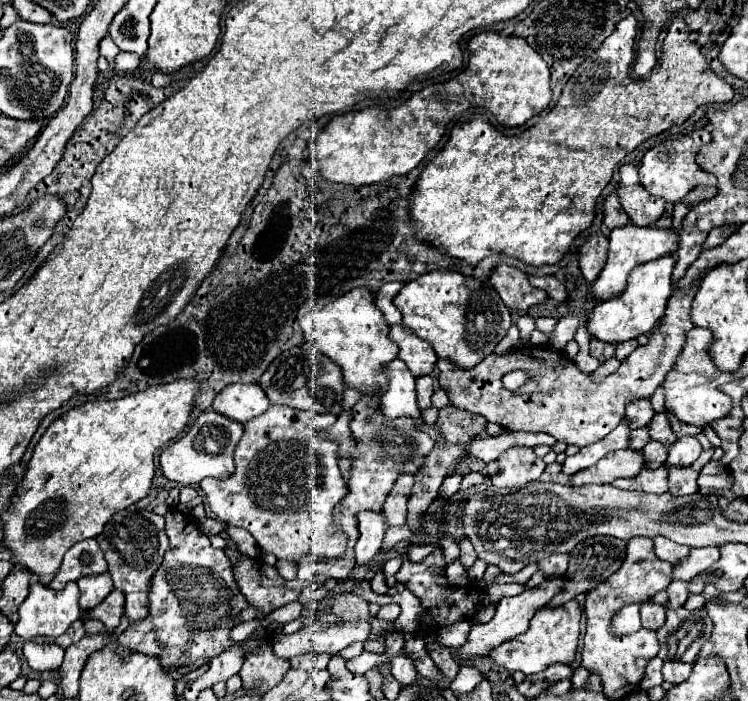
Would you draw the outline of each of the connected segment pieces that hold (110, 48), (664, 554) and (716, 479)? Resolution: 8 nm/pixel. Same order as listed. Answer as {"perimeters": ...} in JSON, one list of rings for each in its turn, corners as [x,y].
{"perimeters":[[[[105,35],[105,37],[101,39],[99,51],[101,51],[101,55],[105,55],[105,57],[109,59],[109,71],[113,71],[113,59],[115,59],[115,55],[119,53],[119,47],[113,43],[113,39],[111,39],[109,35]]],[[[655,537],[653,541],[655,541],[655,553],[669,563],[679,563],[689,555],[689,547],[679,547],[677,543],[665,537]]],[[[725,471],[721,475],[699,475],[697,485],[699,487],[717,487],[717,489],[731,489],[731,475]]]]}

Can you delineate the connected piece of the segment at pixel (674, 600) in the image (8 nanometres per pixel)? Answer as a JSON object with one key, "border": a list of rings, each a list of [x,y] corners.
{"border":[[[679,579],[671,583],[671,587],[667,589],[667,595],[669,595],[667,607],[681,607],[687,601],[687,597],[689,597],[689,583],[691,581],[679,581]]]}

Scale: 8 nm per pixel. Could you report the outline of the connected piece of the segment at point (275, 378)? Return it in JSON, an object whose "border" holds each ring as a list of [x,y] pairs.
{"border":[[[303,345],[291,347],[283,351],[277,359],[273,359],[273,363],[261,375],[259,385],[263,387],[271,403],[289,405],[305,411],[317,411],[317,413],[333,413],[333,415],[343,413],[345,383],[341,367],[323,353],[305,351]]]}

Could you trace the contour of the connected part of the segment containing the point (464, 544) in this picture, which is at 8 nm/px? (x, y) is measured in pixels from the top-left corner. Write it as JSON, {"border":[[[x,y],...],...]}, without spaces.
{"border":[[[461,537],[457,541],[457,545],[461,547],[461,563],[465,565],[465,569],[469,569],[471,563],[477,559],[477,553],[475,553],[475,549],[473,549],[473,545],[471,545],[471,541],[467,537]]]}

